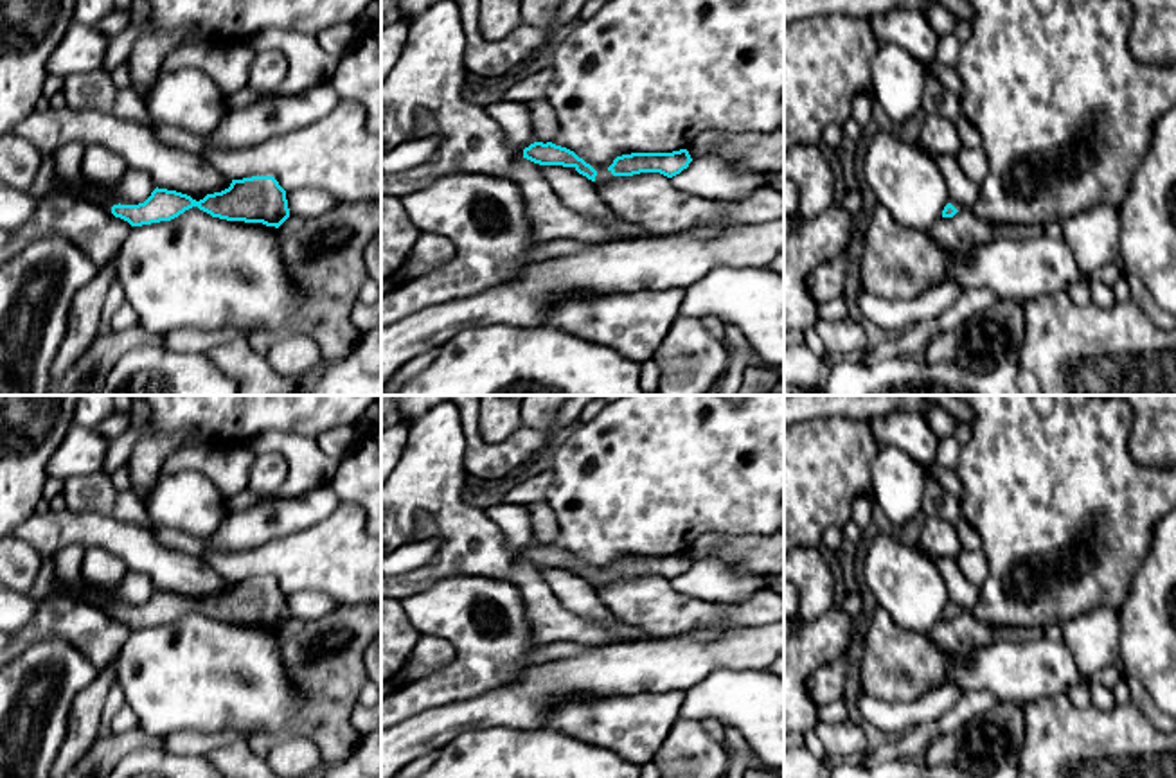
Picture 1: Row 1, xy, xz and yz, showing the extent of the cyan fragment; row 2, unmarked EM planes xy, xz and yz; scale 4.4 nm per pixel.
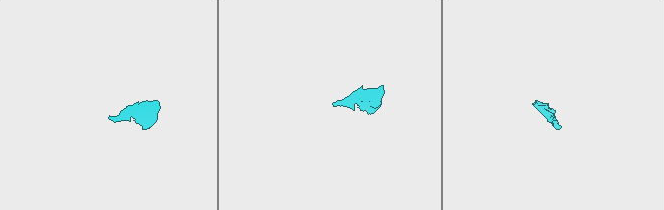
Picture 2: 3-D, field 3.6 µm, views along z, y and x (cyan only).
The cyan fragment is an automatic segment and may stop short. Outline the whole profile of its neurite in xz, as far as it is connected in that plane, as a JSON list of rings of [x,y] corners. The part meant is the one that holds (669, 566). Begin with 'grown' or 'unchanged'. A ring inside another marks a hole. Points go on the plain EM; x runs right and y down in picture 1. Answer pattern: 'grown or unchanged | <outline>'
grown | [[[534,544],[523,552],[523,561],[539,568],[574,570],[579,577],[592,584],[604,584],[613,579],[633,579],[640,575],[660,575],[667,580],[680,577],[692,564],[687,552],[673,555],[631,555],[613,562],[613,566],[597,575],[590,566],[579,561],[574,553],[552,544]]]

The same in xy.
grown | [[[41,559],[40,571],[29,595],[36,600],[47,600],[54,595],[72,597],[99,607],[110,618],[120,620],[131,629],[171,623],[192,609],[198,609],[212,620],[263,625],[275,631],[290,620],[286,593],[273,579],[232,582],[228,591],[207,597],[200,604],[187,597],[156,589],[144,606],[111,607],[104,606],[94,593],[86,593],[85,597],[61,593],[54,582],[52,559]]]

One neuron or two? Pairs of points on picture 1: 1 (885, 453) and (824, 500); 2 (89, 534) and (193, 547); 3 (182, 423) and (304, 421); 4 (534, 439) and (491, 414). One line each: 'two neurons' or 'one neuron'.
1: two neurons
2: two neurons
3: one neuron
4: two neurons

